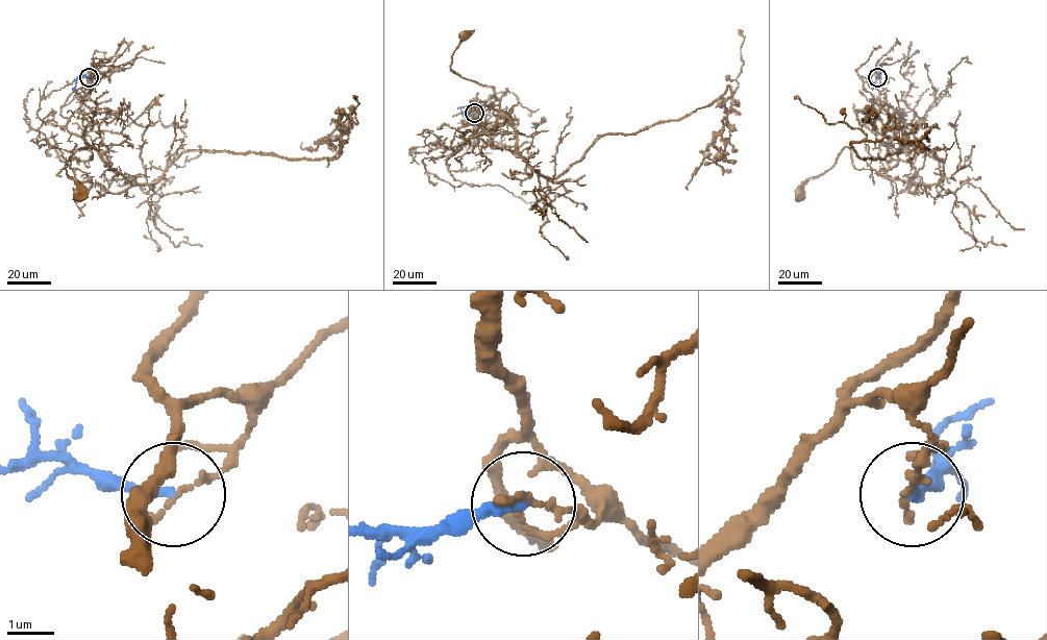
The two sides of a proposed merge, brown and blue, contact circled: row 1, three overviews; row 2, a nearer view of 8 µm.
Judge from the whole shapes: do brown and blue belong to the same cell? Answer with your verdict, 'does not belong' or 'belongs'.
does not belong

